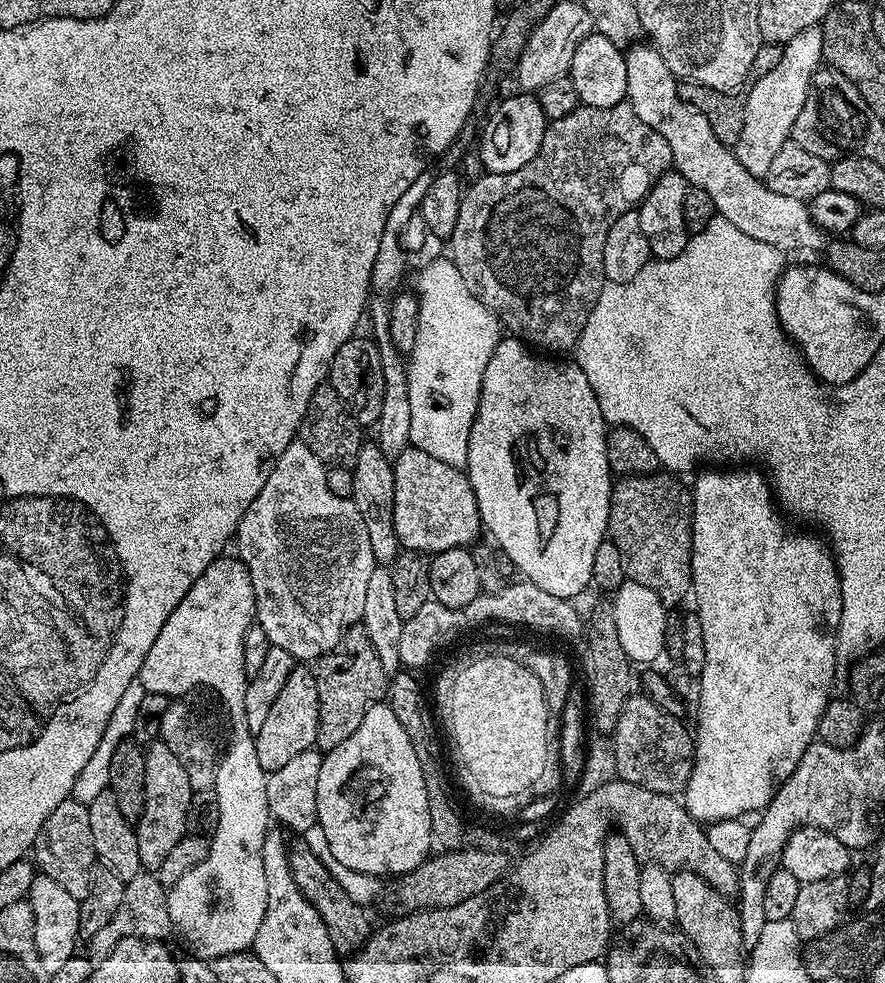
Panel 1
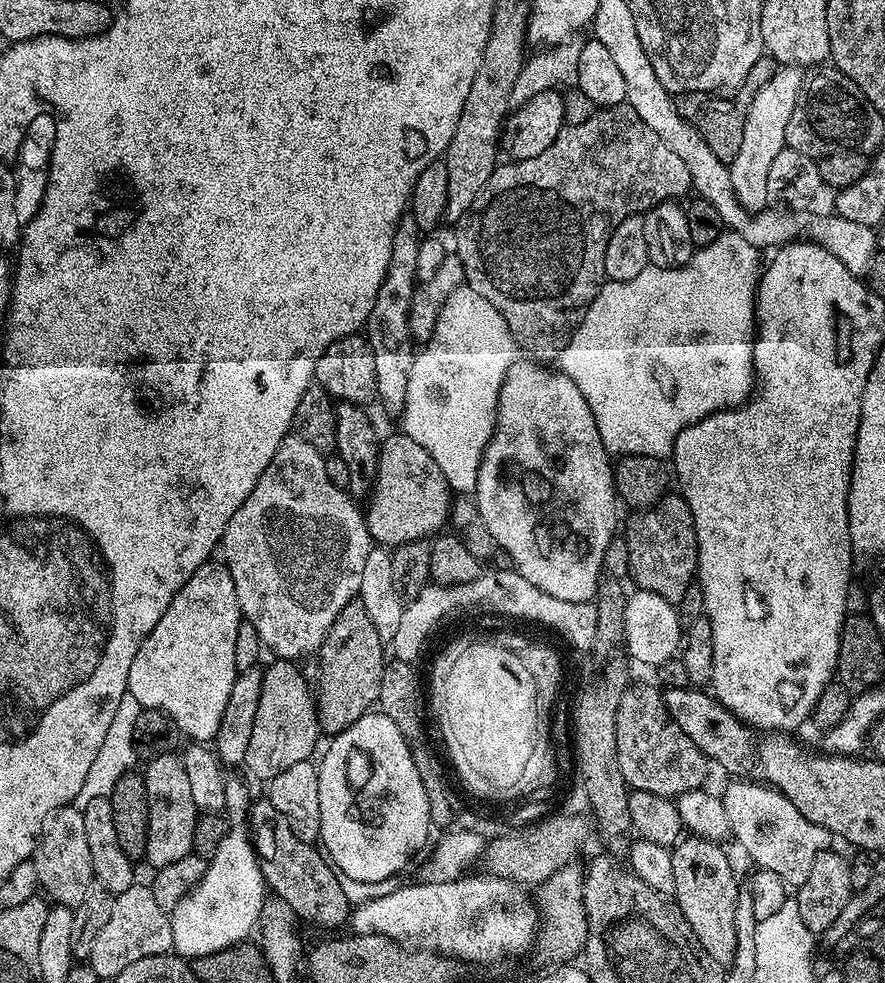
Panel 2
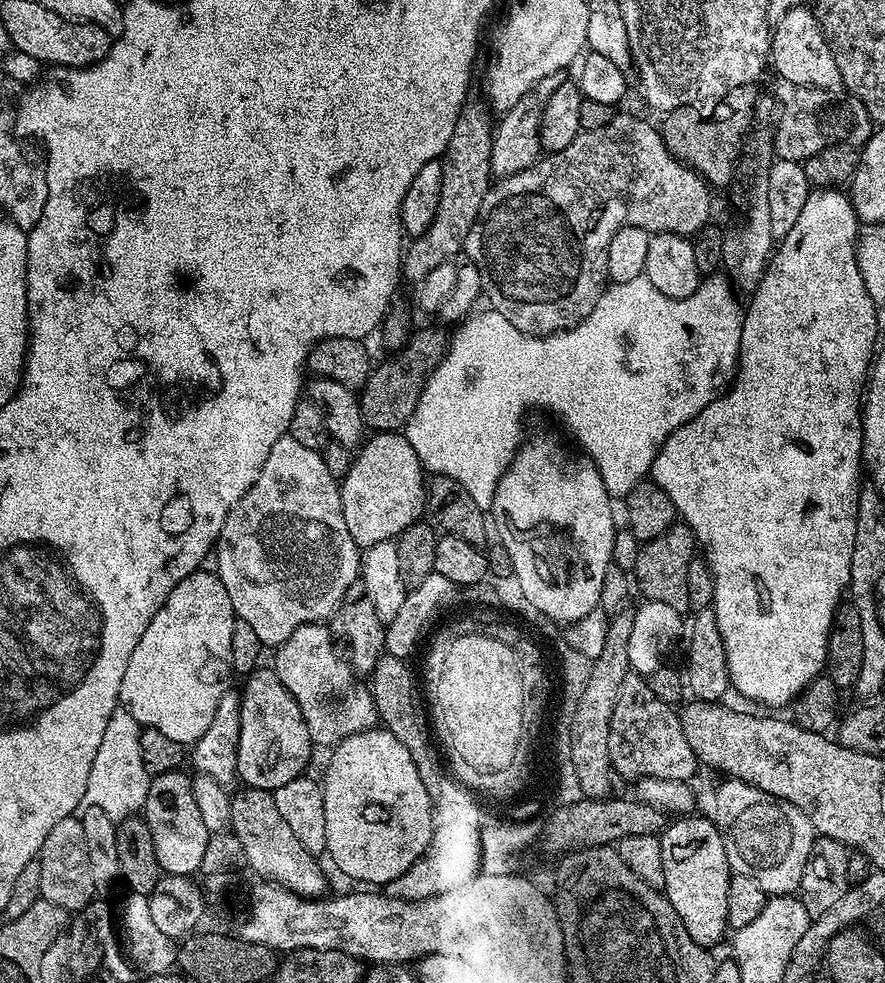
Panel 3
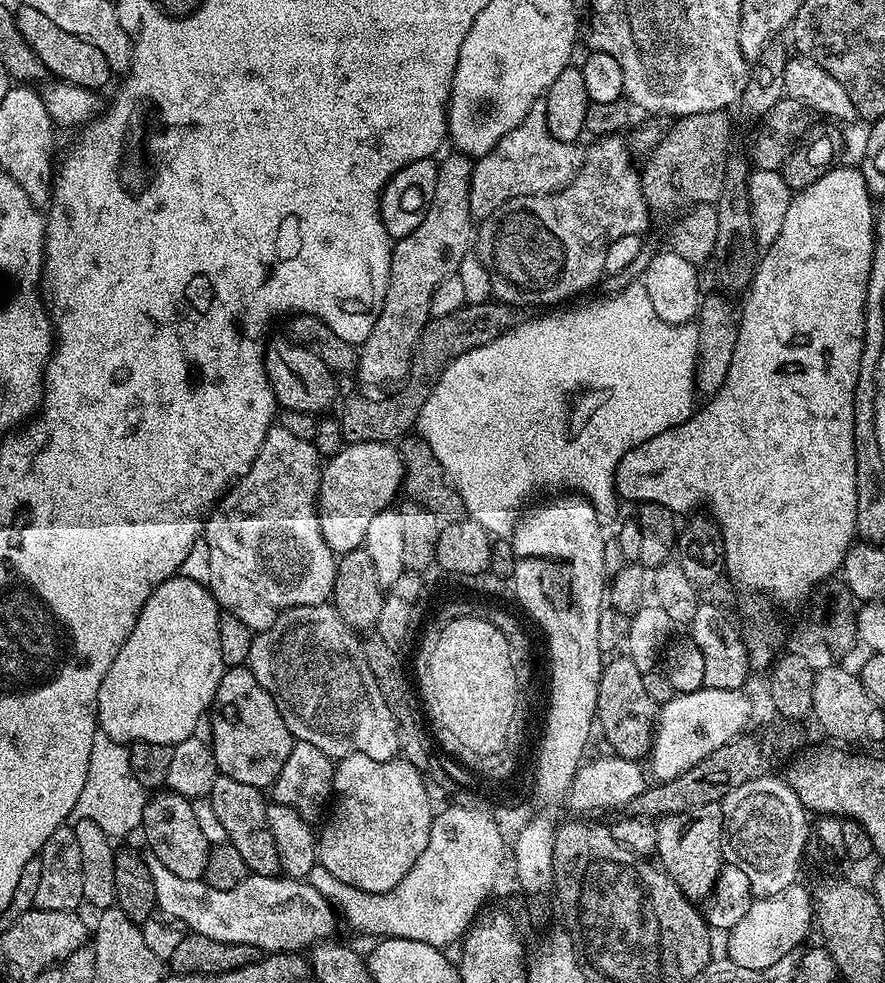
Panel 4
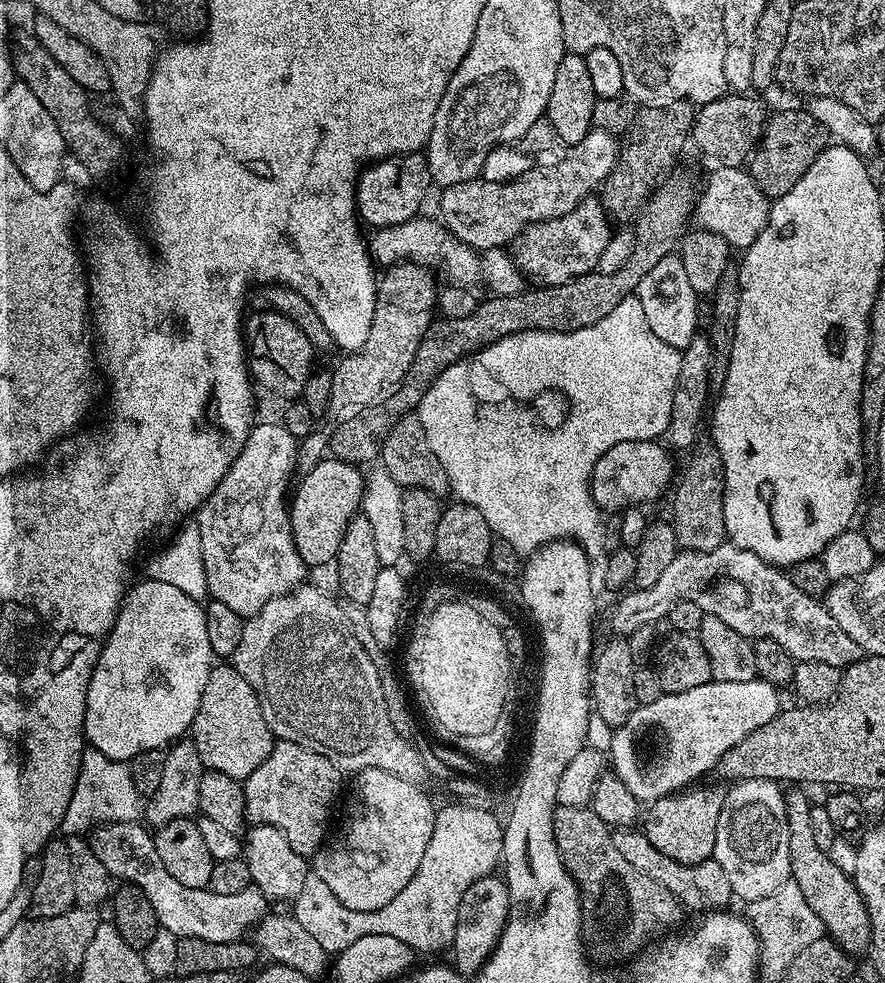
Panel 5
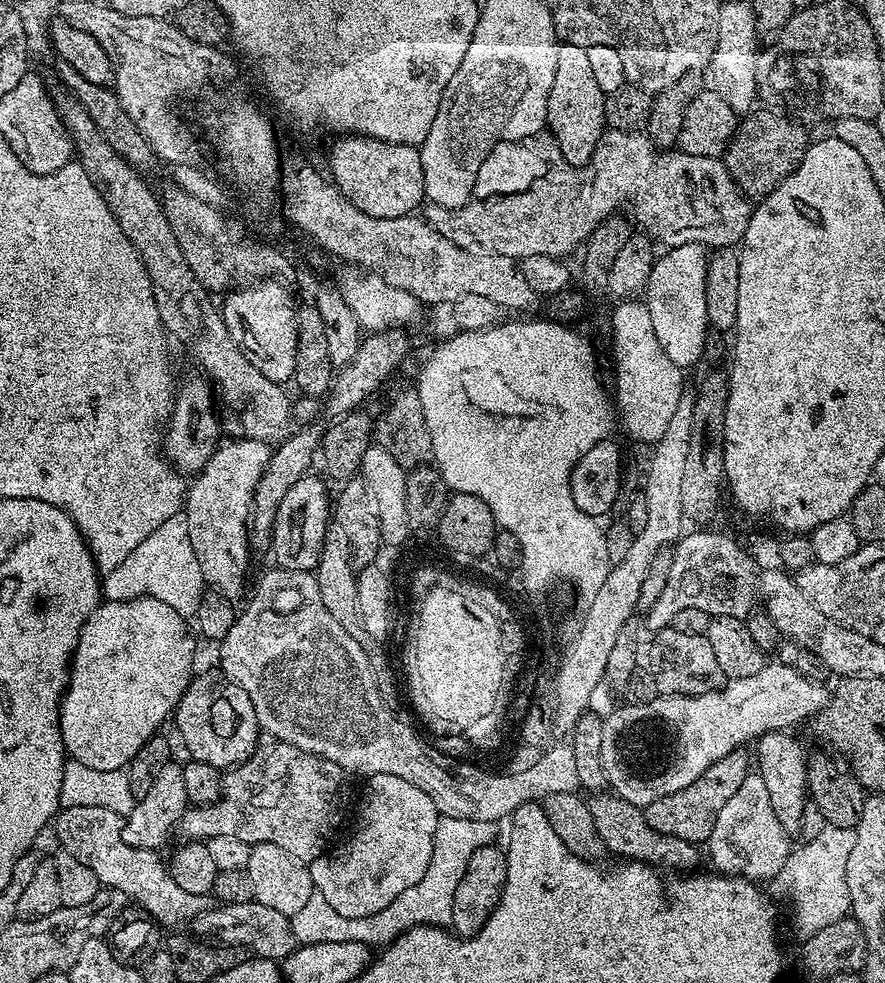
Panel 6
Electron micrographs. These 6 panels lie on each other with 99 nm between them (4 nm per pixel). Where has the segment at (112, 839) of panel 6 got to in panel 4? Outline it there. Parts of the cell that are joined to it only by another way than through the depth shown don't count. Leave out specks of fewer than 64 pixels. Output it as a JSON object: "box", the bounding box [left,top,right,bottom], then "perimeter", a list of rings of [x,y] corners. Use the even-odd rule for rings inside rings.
{"box":[146,855,338,953],"perimeter":[[[149,855],[146,860],[150,870],[150,878],[154,878],[154,894],[156,895],[156,907],[165,917],[177,920],[183,924],[189,933],[214,938],[218,942],[238,942],[249,944],[259,948],[261,953],[274,952],[300,952],[311,949],[313,944],[327,941],[328,936],[338,924],[338,912],[332,903],[314,890],[314,886],[304,880],[293,880],[292,877],[283,874],[275,876],[258,876],[250,874],[234,890],[214,890],[203,879],[191,880],[190,878],[178,878],[158,858]]]}

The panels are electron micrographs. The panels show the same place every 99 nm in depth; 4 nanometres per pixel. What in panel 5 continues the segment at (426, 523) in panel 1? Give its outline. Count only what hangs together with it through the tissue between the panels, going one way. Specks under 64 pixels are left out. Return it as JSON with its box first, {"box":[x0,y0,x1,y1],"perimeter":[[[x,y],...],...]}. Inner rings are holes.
{"box":[290,458,366,565],"perimeter":[[[325,458],[318,462],[318,466],[314,466],[314,470],[303,473],[299,480],[290,496],[294,546],[305,565],[331,565],[336,559],[349,520],[361,511],[366,487],[365,473],[355,464]]]}

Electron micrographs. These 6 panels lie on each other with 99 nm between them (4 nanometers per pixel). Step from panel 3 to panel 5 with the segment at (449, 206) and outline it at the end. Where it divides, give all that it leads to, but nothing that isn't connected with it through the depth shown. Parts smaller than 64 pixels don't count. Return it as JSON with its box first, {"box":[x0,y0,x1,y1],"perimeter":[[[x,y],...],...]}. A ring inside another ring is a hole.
{"box":[327,262,438,422],"perimeter":[[[401,262],[383,269],[376,286],[374,322],[366,343],[356,352],[348,352],[337,368],[331,369],[332,389],[327,419],[339,422],[354,418],[362,410],[390,398],[402,382],[418,345],[438,316],[437,277],[421,264]]]}

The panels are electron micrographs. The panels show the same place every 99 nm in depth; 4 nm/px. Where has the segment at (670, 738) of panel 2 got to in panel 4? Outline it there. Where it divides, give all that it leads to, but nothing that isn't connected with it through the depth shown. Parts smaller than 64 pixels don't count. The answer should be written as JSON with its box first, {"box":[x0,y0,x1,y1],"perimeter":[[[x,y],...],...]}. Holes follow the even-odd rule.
{"box":[596,654,658,760],"perimeter":[[[616,654],[611,657],[612,664],[605,663],[600,674],[596,720],[610,744],[615,755],[627,760],[643,759],[651,747],[652,733],[658,715],[658,705],[646,694],[642,687],[644,673],[637,670],[627,654]]]}

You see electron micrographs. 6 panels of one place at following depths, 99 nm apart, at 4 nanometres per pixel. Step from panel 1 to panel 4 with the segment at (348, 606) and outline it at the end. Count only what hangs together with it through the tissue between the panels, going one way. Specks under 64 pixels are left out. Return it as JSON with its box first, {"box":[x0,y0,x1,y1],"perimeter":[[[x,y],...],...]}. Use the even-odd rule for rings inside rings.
{"box":[202,426,338,633],"perimeter":[[[273,426],[266,434],[262,446],[258,450],[258,458],[254,458],[254,462],[250,466],[248,473],[242,479],[236,481],[220,497],[220,503],[212,509],[208,519],[204,522],[202,538],[210,548],[210,580],[206,587],[227,615],[246,622],[246,626],[252,629],[253,633],[265,632],[282,613],[294,606],[314,606],[315,604],[329,603],[332,587],[334,586],[334,578],[336,577],[336,561],[338,556],[337,553],[330,550],[326,538],[322,538],[322,530],[320,529],[318,497],[320,494],[321,464],[322,457],[316,452],[316,447],[312,444],[311,440],[303,441],[300,438],[294,438],[289,430]]]}

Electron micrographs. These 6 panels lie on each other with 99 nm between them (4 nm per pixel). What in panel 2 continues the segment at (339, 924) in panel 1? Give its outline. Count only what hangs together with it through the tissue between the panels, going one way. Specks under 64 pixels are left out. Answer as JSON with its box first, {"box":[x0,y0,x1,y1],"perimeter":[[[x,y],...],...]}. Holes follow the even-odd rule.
{"box":[246,798,350,928],"perimeter":[[[260,798],[257,804],[255,801],[249,807],[246,827],[256,848],[256,856],[260,859],[265,885],[271,891],[272,888],[276,891],[273,893],[282,903],[290,906],[292,913],[301,921],[310,920],[314,924],[321,924],[324,928],[336,928],[339,924],[349,923],[350,903],[345,881],[341,879],[319,847],[294,834],[282,810],[274,810],[270,801]]]}

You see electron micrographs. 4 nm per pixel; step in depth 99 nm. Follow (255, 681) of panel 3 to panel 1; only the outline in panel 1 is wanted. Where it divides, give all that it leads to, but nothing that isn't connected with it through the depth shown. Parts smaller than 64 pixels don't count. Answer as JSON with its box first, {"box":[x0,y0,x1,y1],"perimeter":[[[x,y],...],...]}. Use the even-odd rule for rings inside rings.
{"box":[255,667,318,774],"perimeter":[[[293,667],[290,678],[274,698],[274,706],[270,706],[270,714],[262,720],[262,730],[255,733],[258,762],[265,774],[279,770],[291,762],[302,750],[313,747],[318,734],[318,682],[316,673],[311,667]]]}

